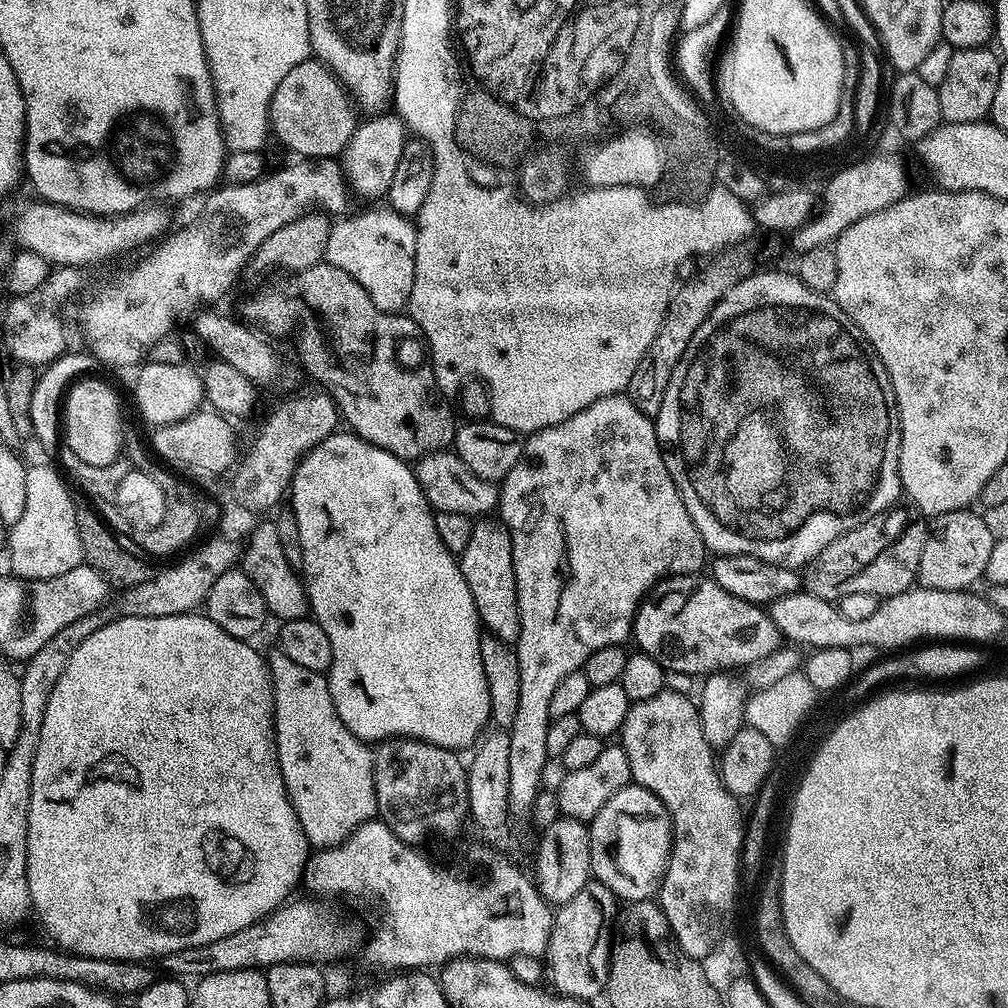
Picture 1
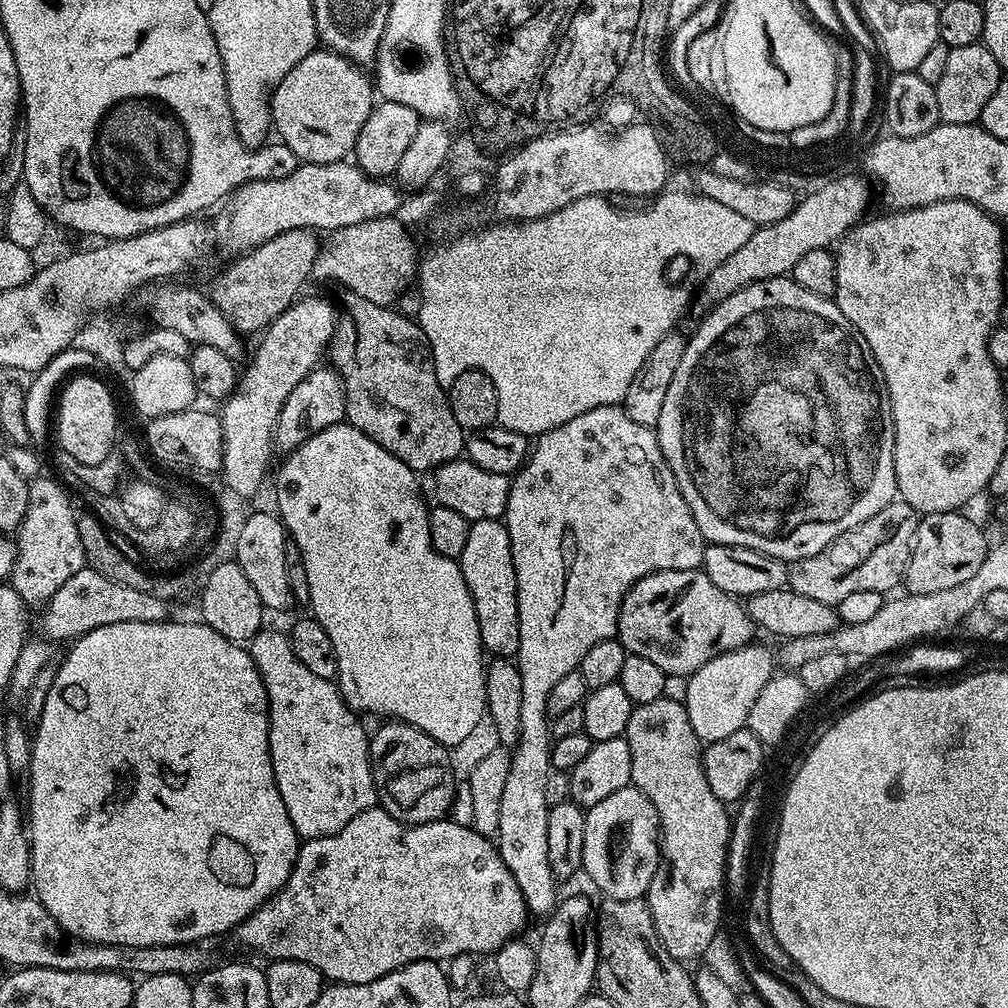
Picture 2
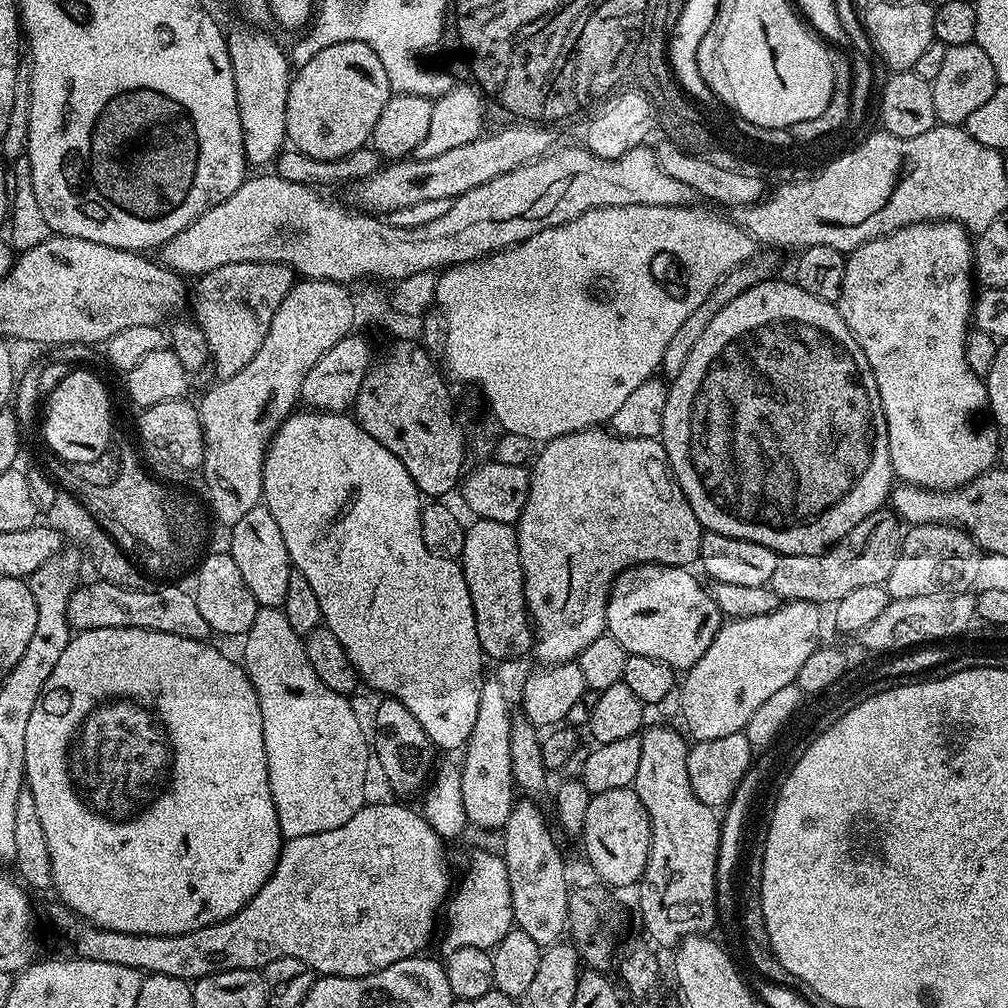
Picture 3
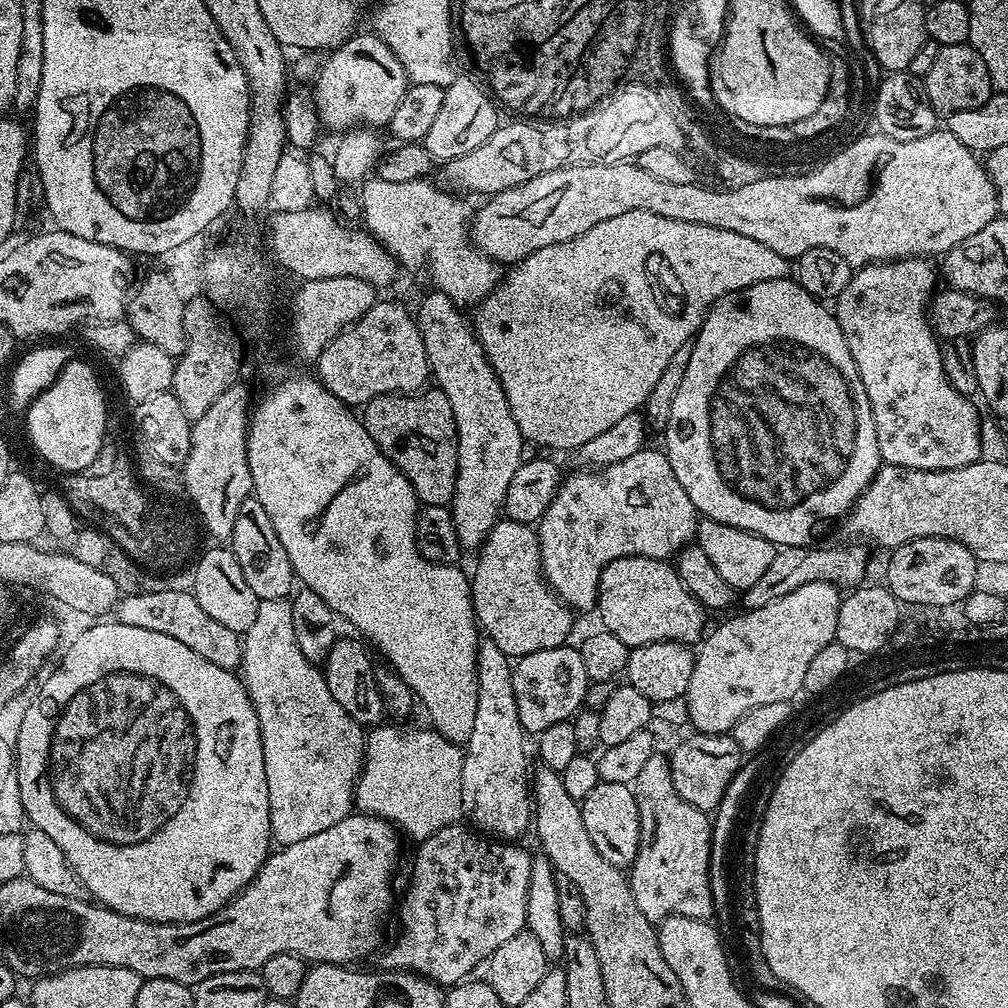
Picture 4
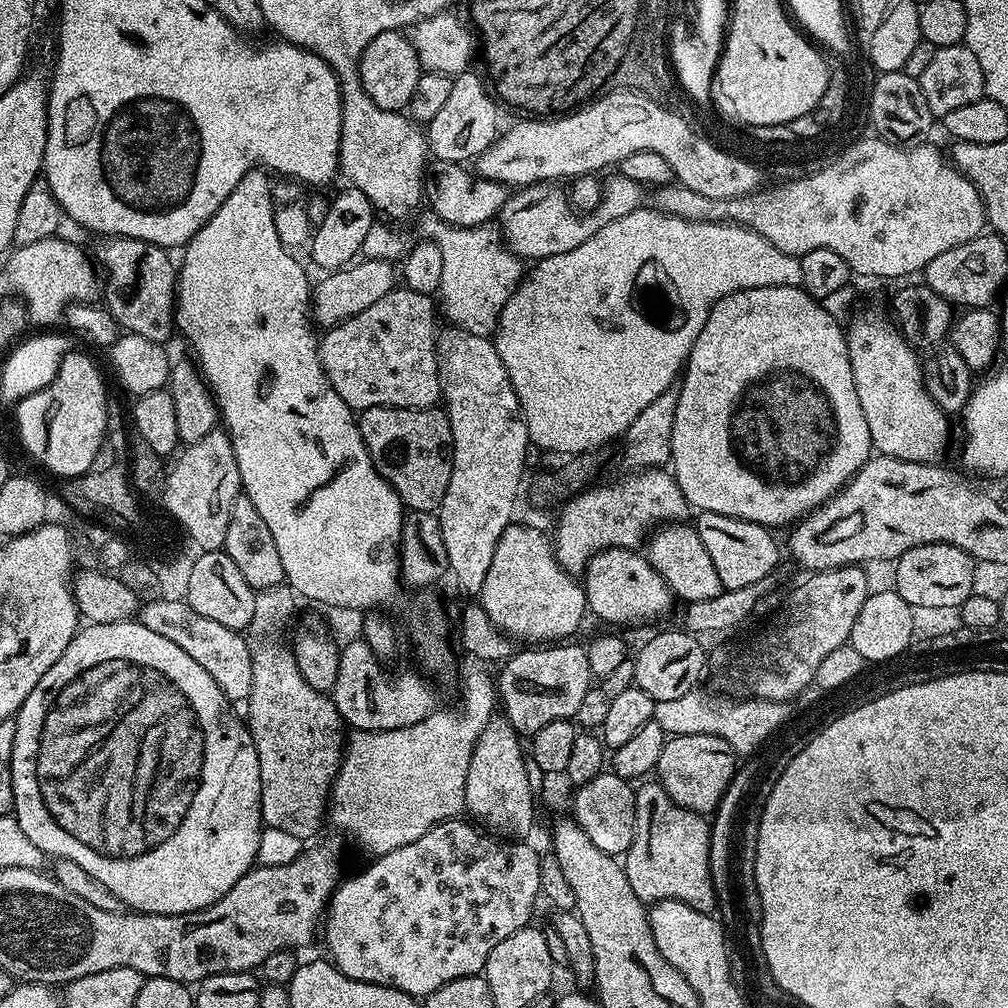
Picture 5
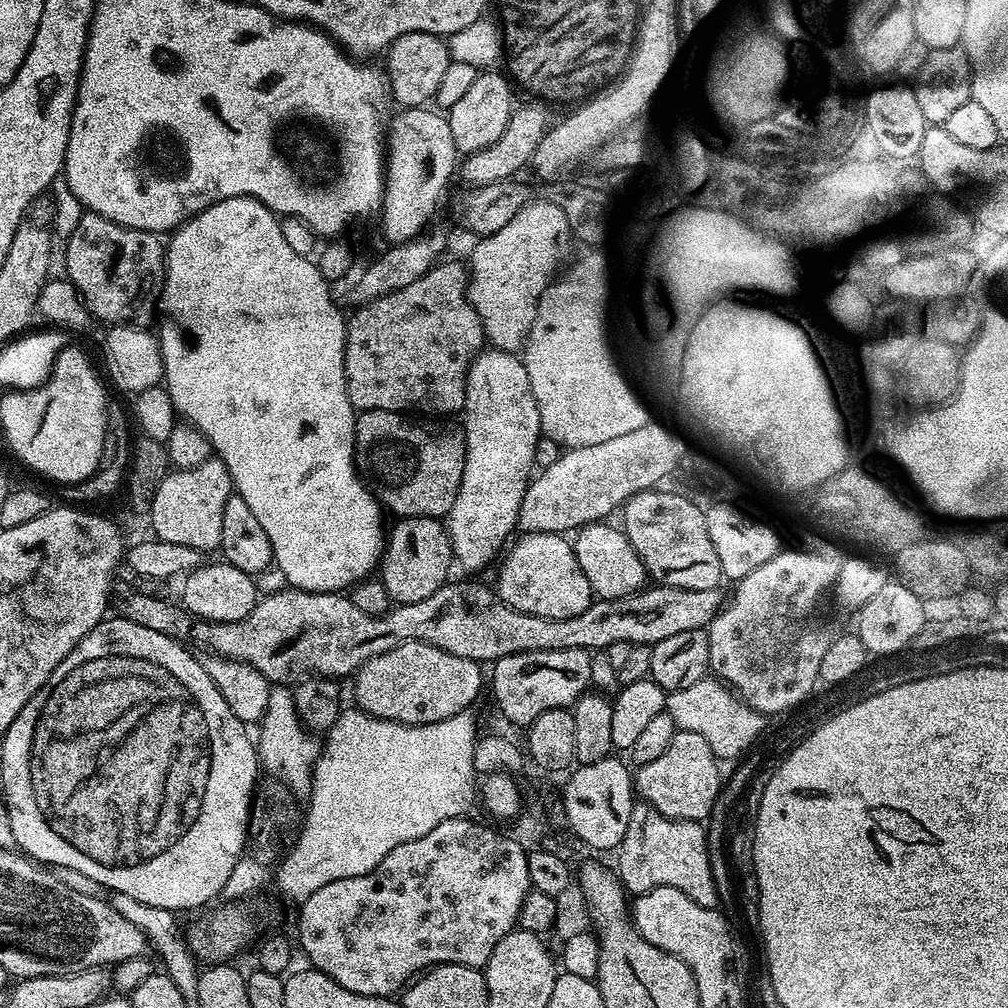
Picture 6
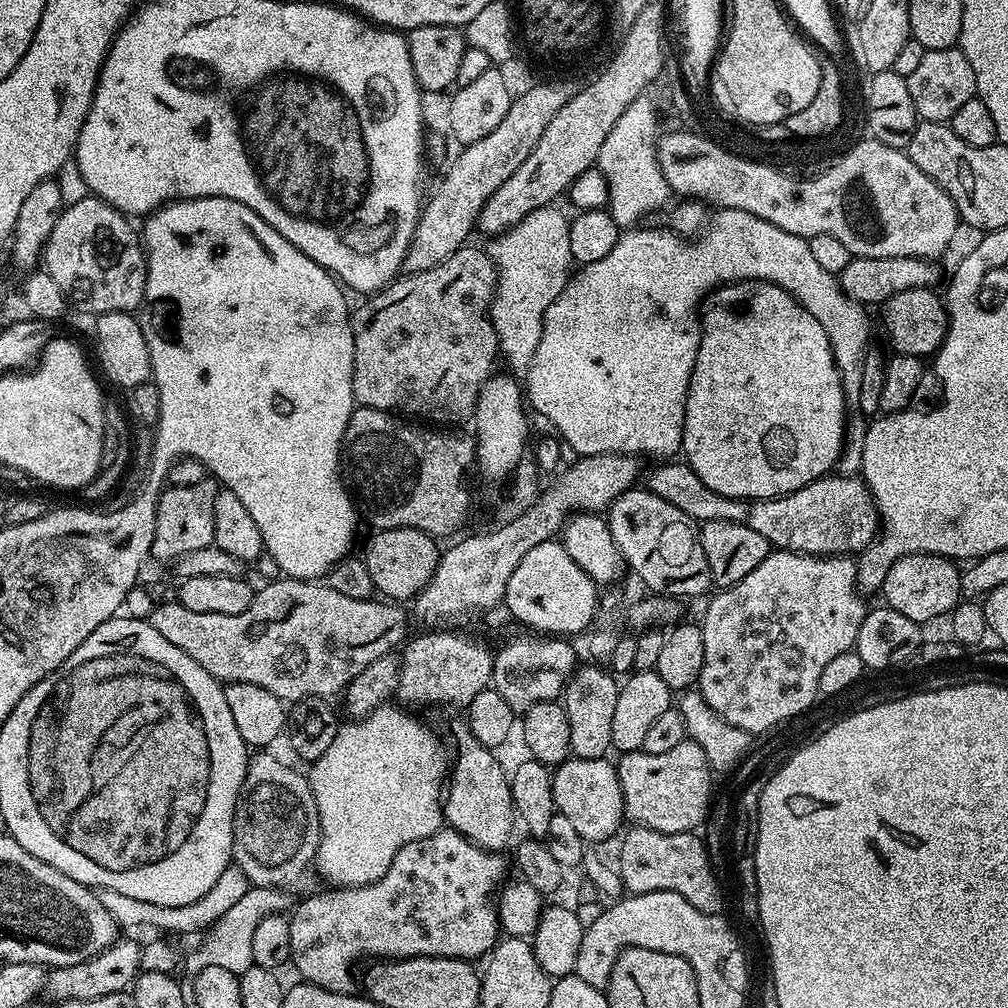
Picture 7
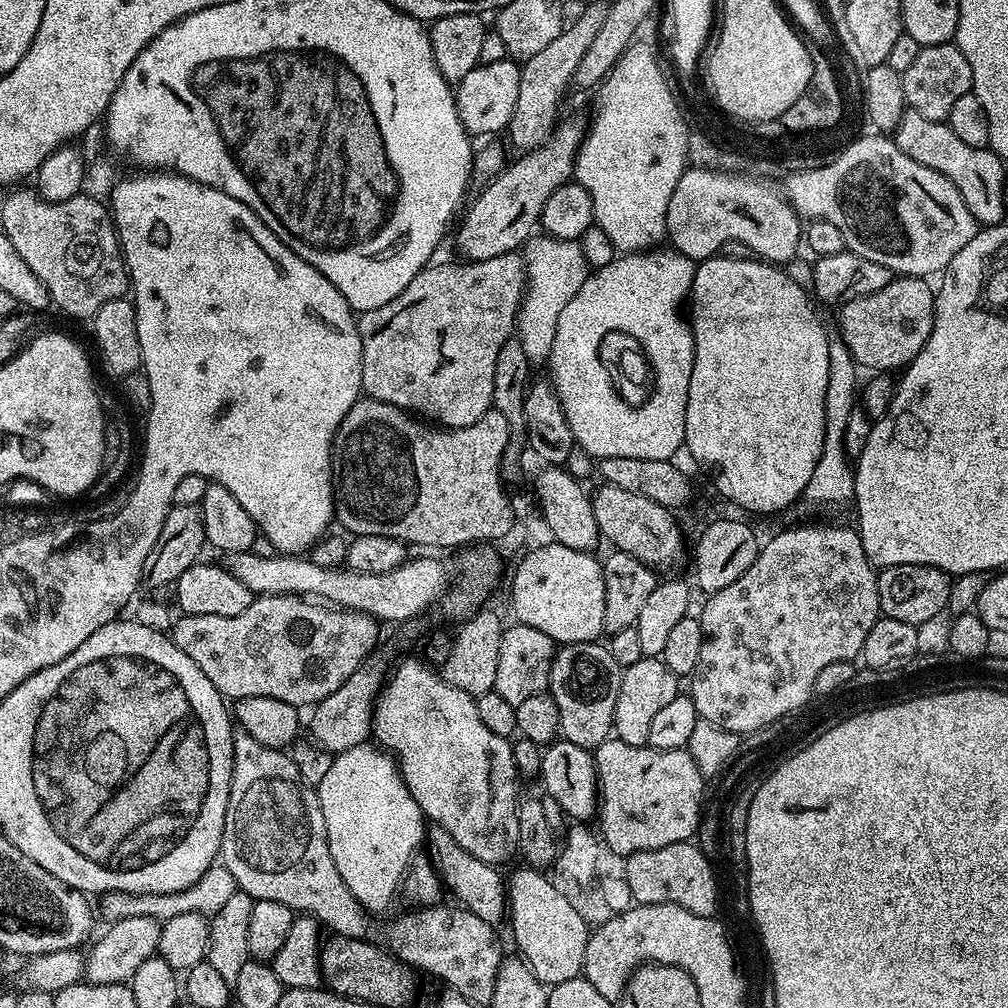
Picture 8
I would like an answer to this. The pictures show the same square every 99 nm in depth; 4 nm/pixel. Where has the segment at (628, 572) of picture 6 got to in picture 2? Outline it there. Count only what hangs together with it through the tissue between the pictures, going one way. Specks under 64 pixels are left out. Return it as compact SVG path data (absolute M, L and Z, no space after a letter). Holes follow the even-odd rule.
M702 570L655 572L632 584L620 607L616 636L629 654L650 658L665 676L689 677L710 658L753 643L754 625L737 597L718 590Z

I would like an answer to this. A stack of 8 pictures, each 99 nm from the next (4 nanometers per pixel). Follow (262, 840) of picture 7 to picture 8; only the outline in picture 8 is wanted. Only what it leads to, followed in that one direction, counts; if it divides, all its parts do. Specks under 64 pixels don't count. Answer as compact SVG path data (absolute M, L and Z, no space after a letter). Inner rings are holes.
M237 731L232 737L232 781L230 782L230 798L226 806L226 822L222 830L222 842L220 843L218 860L234 876L237 889L246 893L253 901L282 902L282 906L290 906L293 912L310 916L325 927L327 925L331 929L330 932L335 935L358 938L359 940L367 939L371 935L369 933L372 928L370 922L371 913L354 898L354 894L350 892L348 886L340 877L336 865L334 865L327 840L326 822L323 821L322 806L320 805L317 789L302 782L302 778L298 774L298 766L294 766L292 757L287 751L271 748L270 746L262 746L262 742L254 742L254 738L250 738L241 731ZM438 904L412 910L372 934L375 943L387 947L392 956L421 973L429 972L449 984L455 995L466 998L474 1006L488 1006L494 994L495 979L504 953L497 932L491 924L483 922L468 909L455 906L446 908Z

